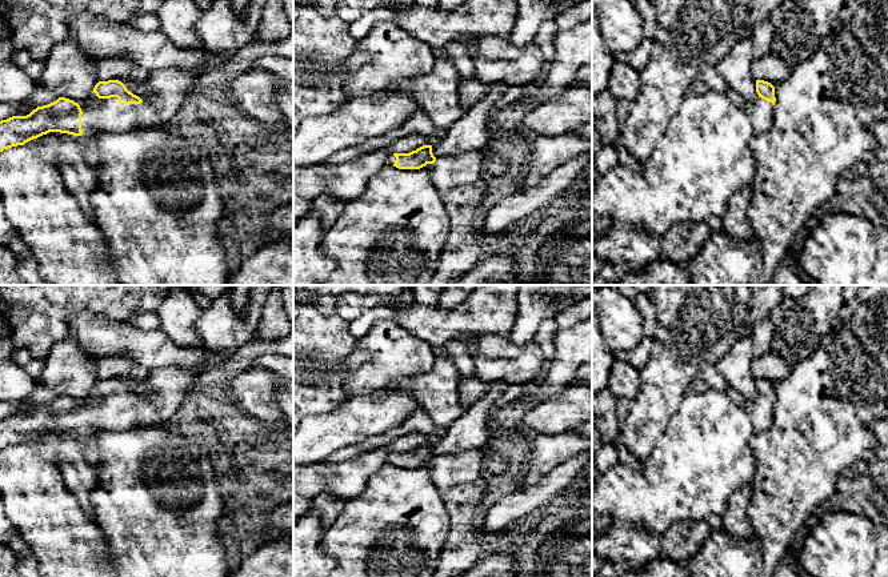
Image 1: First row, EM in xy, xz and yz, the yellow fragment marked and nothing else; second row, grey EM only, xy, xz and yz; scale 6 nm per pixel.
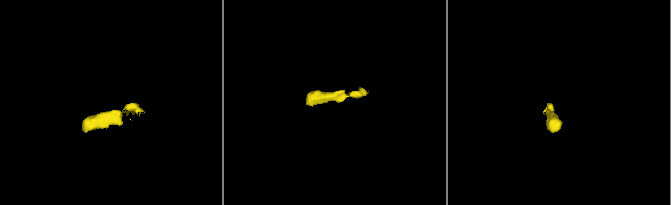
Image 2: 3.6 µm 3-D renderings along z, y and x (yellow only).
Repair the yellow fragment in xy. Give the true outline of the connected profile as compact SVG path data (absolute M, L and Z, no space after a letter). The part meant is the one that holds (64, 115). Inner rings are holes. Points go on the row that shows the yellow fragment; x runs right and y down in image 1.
M161 69L149 72L145 89L155 93L151 101L143 101L119 80L99 81L91 96L80 104L73 100L59 97L56 101L37 107L27 116L12 116L0 121L0 152L24 145L49 132L68 133L73 136L97 135L100 132L124 133L137 128L165 128L169 121L184 113L184 100L193 91L193 80L204 73L203 69L179 71Z

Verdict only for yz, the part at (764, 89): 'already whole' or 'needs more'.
needs more

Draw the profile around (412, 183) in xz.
M385 164L357 199L345 203L320 245L321 252L336 261L335 271L321 285L425 285L433 277L439 253L452 241L452 235L443 195L431 181L432 167L427 164L420 169L399 169Z

